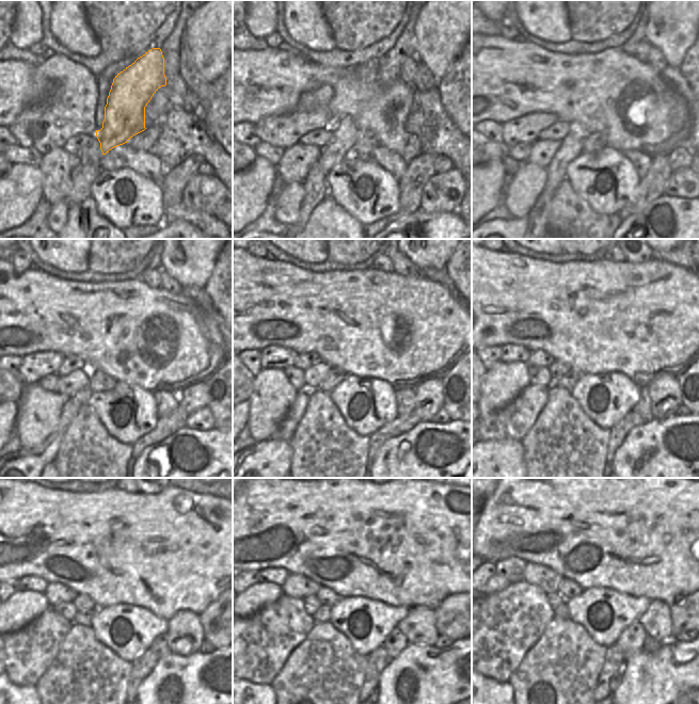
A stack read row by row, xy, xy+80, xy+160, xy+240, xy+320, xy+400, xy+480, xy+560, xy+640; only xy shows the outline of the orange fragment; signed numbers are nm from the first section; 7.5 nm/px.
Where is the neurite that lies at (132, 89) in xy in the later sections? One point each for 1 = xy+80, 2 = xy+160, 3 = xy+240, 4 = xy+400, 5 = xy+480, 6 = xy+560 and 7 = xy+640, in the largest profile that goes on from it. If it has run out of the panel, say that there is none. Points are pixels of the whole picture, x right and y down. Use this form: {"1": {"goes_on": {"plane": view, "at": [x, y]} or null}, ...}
{"1": {"goes_on": {"plane": "xy+80", "at": [346, 132]}}, "2": {"goes_on": {"plane": "xy+160", "at": [571, 146]}}, "3": {"goes_on": {"plane": "xy+240", "at": [43, 454]}}, "4": {"goes_on": {"plane": "xy+400", "at": [493, 456]}}, "5": {"goes_on": {"plane": "xy+480", "at": [15, 694]}}, "6": {"goes_on": {"plane": "xy+560", "at": [254, 694]}}, "7": {"goes_on": {"plane": "xy+640", "at": [493, 694]}}}

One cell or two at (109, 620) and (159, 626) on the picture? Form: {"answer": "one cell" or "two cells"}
{"answer": "one cell"}

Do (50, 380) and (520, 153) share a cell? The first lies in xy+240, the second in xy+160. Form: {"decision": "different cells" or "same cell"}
{"decision": "same cell"}

